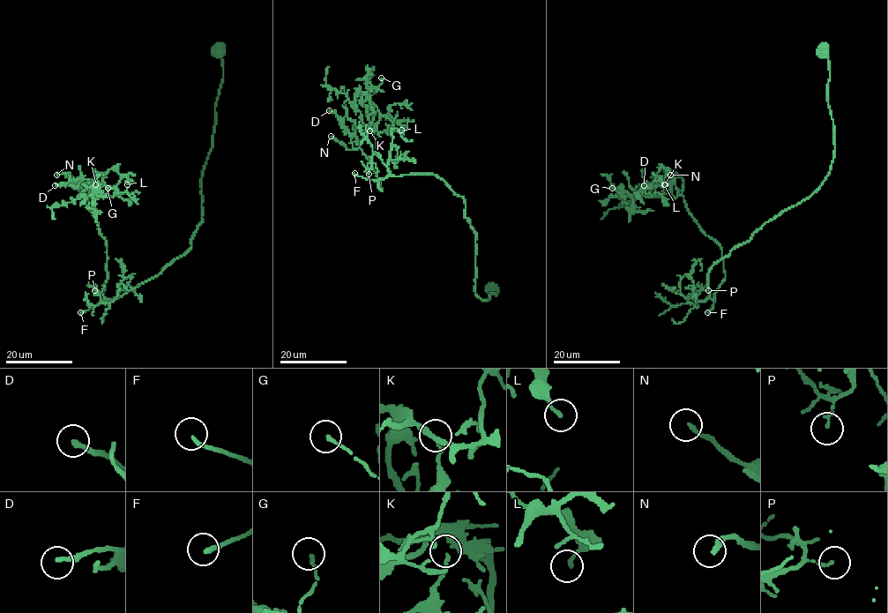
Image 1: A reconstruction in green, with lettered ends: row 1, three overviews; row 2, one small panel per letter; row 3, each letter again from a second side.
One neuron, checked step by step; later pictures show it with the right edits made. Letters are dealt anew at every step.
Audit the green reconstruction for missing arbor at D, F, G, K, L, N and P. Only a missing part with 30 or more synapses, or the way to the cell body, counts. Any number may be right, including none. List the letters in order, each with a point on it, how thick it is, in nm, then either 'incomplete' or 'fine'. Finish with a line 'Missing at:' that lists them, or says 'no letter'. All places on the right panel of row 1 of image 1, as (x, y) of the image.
D: at (644, 185); 200 nm thick; fine
F: at (707, 312); 180 nm thick; incomplete
G: at (612, 188); 140 nm thick; fine
K: at (665, 184); 90 nm thick; fine
L: at (664, 184); 170 nm thick; fine
N: at (670, 175); 200 nm thick; incomplete
P: at (708, 290); 120 nm thick; fine
Missing at: F, N

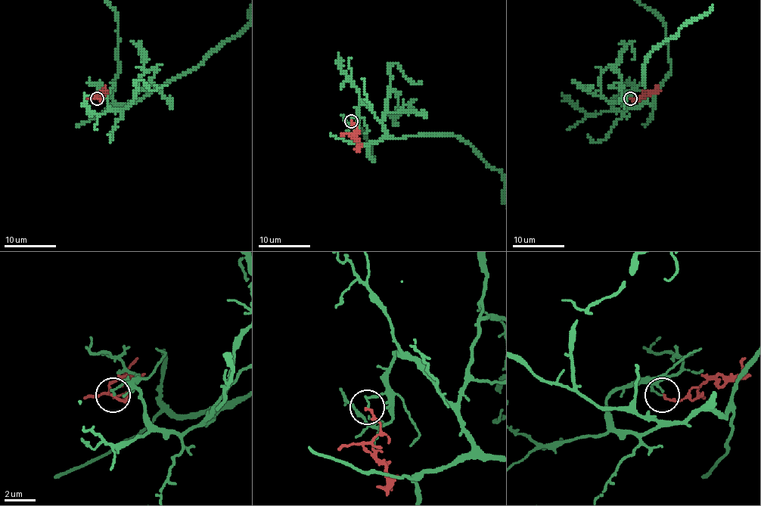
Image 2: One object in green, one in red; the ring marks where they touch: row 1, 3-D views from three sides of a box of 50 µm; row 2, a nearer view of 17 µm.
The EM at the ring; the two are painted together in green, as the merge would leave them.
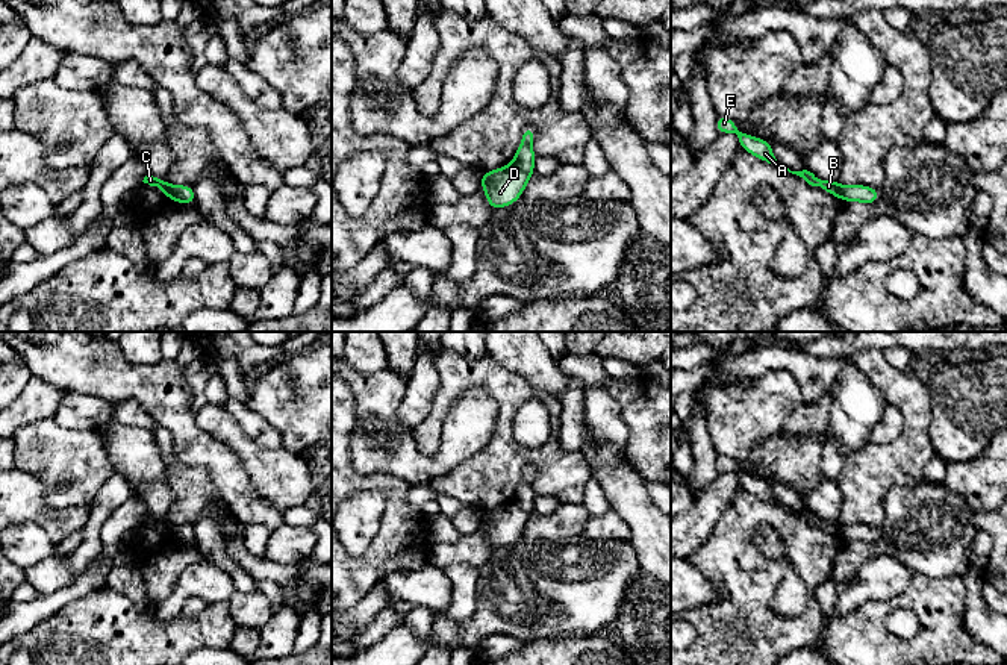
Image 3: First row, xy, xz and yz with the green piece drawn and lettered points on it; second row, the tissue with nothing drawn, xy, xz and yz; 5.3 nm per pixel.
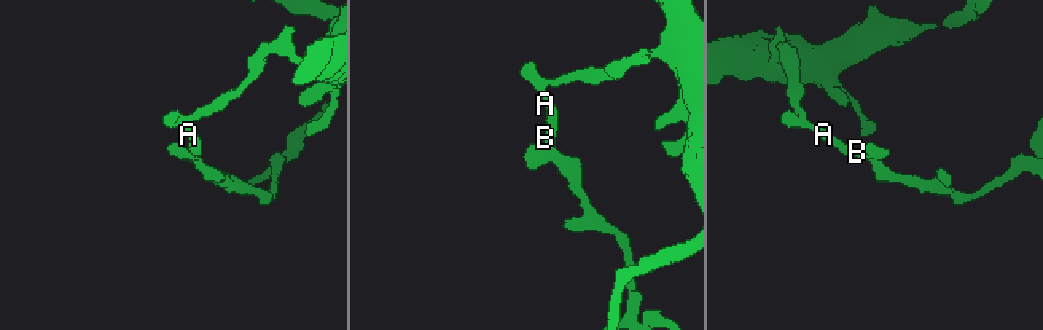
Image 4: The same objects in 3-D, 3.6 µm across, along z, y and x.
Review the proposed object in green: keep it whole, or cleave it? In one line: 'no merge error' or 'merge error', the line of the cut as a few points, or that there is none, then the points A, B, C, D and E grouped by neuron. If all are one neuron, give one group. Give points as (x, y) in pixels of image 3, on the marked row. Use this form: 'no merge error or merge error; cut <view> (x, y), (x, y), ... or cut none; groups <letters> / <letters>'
merge error; cut xz (514, 162), (520, 168), (532, 171); groups A B E / C D

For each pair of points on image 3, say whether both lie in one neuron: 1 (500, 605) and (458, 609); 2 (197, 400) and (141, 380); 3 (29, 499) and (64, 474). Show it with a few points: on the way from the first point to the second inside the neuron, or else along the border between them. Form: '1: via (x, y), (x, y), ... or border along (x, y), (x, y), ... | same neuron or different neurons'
1: border along (480, 573), (476, 611), (467, 620), (456, 623) | different neurons
2: border along (183, 370), (194, 411) | different neurons
3: border along (15, 467), (41, 483), (49, 505), (76, 505) | different neurons

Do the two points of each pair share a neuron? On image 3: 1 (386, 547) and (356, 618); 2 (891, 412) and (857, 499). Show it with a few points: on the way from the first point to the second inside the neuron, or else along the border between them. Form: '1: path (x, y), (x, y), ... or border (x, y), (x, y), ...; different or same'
1: border (374, 585), (347, 609); different
2: border (904, 418), (904, 429), (895, 438), (871, 443); different

